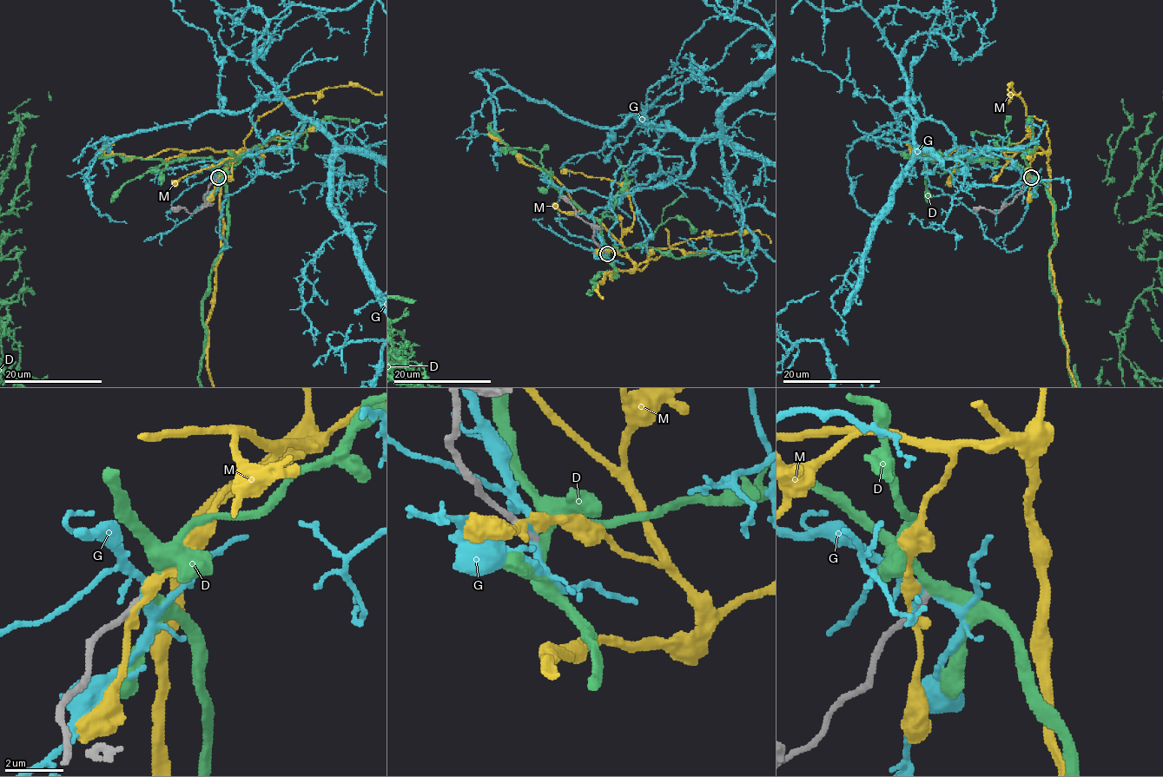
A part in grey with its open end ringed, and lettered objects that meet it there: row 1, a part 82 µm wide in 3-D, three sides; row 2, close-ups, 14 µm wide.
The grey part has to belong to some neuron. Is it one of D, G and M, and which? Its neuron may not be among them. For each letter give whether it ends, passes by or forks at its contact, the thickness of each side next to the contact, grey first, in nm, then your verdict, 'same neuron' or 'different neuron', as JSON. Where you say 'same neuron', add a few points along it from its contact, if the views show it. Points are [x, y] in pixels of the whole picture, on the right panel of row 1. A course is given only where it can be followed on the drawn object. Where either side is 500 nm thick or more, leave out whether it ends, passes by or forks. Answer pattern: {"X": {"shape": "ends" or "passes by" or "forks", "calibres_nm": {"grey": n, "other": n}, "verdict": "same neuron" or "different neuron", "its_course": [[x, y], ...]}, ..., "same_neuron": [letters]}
{"D": {"shape": "passes by", "calibres_nm": {"grey": 240, "other": 360}, "verdict": "same neuron", "its_course": [[1030, 178], [1045, 185], [1053, 203], [1048, 273], [1067, 348]]}, "G": {"shape": "passes by", "calibres_nm": {"grey": 240, "other": 220}, "verdict": "different neuron"}, "M": {"shape": "passes by", "calibres_nm": {"grey": 280, "other": 280}, "verdict": "different neuron"}, "same_neuron": ["D"]}

